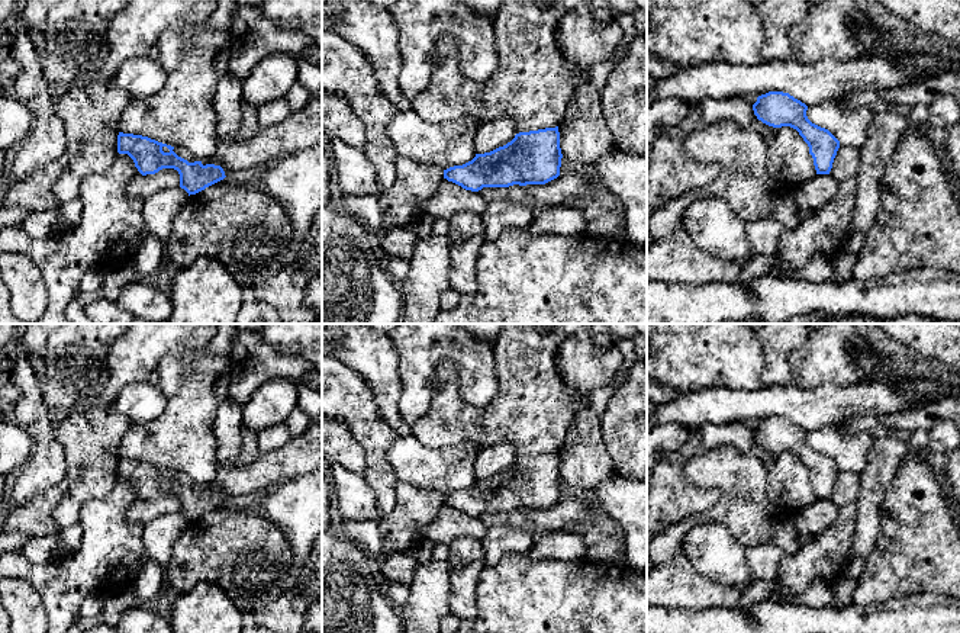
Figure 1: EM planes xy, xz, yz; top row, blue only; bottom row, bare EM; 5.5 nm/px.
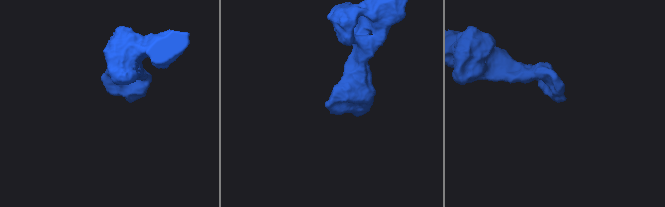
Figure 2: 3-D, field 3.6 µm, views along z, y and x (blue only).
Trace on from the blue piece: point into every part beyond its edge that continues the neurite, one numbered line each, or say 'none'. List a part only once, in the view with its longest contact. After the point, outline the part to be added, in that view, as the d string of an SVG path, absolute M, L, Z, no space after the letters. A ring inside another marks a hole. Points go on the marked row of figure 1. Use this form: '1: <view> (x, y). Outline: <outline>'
none

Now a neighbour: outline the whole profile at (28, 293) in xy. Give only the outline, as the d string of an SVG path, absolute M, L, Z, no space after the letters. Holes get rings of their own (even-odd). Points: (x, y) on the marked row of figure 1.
M20 253L0 254L0 274L9 290L12 309L23 321L36 321L45 314L49 295L38 266Z

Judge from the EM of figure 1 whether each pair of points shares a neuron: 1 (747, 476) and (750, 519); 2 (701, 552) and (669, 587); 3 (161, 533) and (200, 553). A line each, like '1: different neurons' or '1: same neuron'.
1: same neuron
2: different neurons
3: different neurons

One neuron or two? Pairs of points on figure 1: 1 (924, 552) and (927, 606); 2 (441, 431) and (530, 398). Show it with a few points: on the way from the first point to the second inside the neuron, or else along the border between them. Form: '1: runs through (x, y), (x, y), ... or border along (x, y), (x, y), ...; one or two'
1: border along (944, 594), (912, 593), (894, 600); two
2: runs through (463, 431), (479, 431), (486, 436), (508, 418); one

